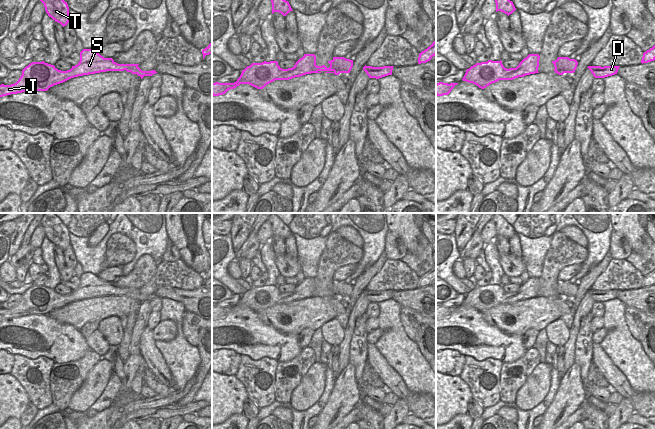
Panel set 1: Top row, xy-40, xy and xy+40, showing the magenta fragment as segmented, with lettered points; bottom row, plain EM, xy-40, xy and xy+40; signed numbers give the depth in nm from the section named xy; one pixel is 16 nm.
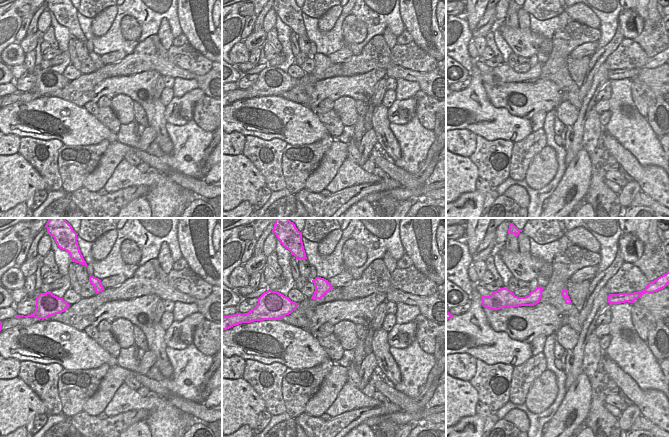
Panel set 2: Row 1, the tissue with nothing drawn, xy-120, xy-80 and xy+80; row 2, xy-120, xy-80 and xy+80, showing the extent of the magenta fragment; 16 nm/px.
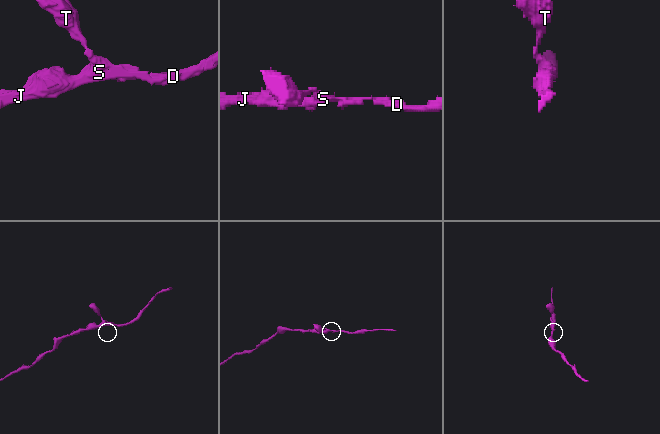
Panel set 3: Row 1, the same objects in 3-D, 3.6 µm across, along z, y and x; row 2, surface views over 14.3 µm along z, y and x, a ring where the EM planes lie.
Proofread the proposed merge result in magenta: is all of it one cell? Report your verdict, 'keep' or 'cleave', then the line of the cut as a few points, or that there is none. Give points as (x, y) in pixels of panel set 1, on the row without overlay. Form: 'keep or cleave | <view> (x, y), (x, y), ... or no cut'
keep | no cut

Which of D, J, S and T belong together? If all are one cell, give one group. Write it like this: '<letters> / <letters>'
D J S T

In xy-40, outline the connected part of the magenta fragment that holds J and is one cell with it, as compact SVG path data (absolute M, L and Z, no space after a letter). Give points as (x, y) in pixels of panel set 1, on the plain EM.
M83 273L80 285L70 294L61 295L54 289L32 286L22 294L19 304L11 309L0 309L0 321L27 315L47 315L50 311L63 307L71 302L106 295L124 295L141 301L152 300L155 294L142 295L139 288L118 288L112 282L104 282L97 275Z

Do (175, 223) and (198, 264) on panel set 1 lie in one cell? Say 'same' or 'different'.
same

